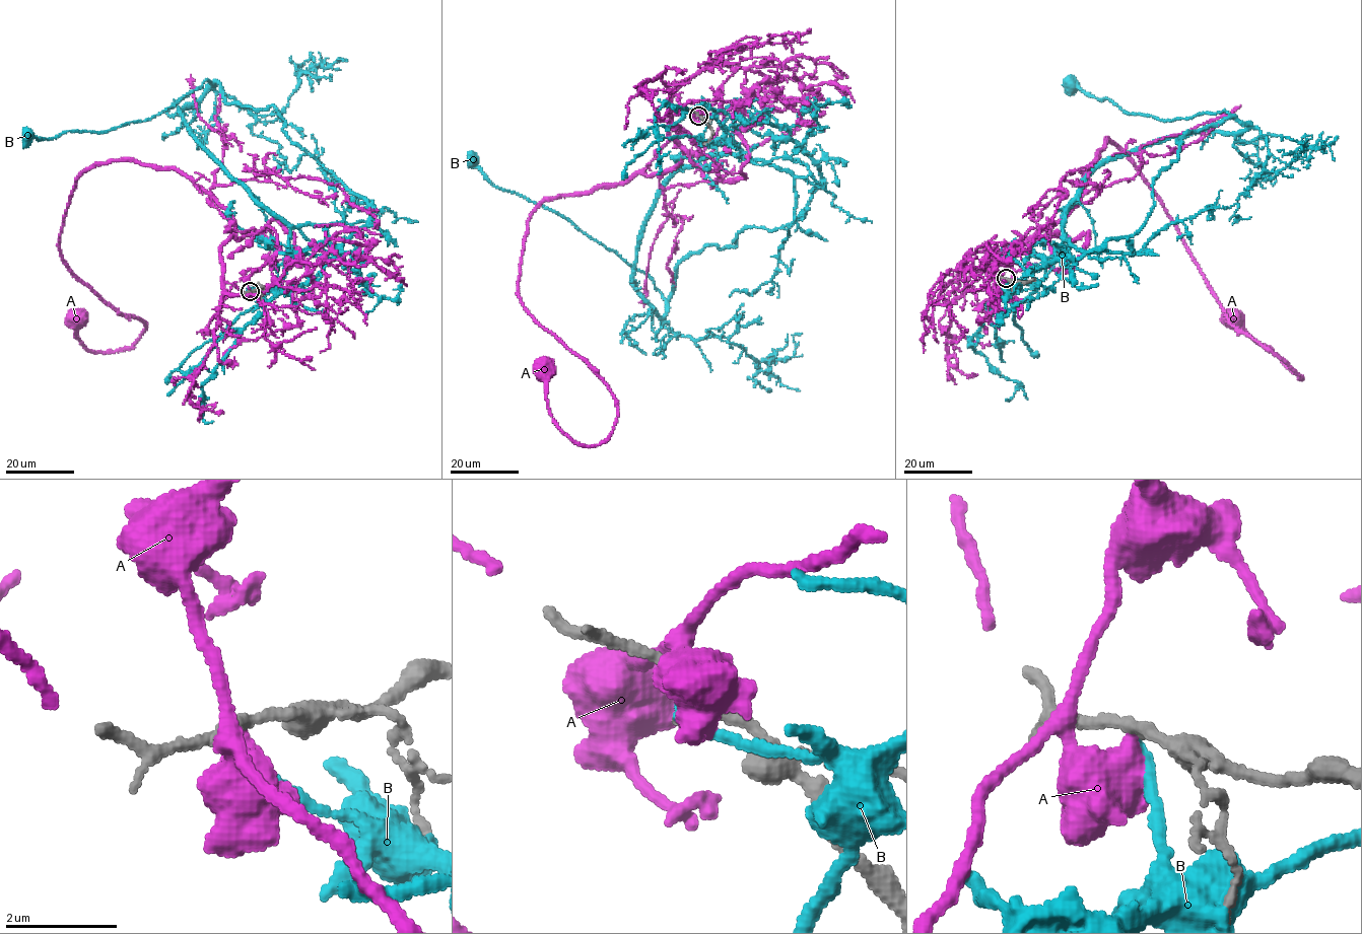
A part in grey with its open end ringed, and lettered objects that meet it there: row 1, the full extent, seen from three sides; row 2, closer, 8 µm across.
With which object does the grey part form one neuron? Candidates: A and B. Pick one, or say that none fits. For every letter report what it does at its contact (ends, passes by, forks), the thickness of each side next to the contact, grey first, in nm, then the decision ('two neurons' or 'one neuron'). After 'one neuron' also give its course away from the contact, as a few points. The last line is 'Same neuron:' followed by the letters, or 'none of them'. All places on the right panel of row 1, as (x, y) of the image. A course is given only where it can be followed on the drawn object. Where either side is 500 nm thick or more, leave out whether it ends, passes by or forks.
A: 200/550 nm | one neuron | via (1006, 278), (1014, 247), (1073, 268), (1088, 233), (1050, 228), (1105, 137), (1226, 317), (1301, 378), (1230, 319)
B: it ends | 200/160 nm | two neurons
Same neuron: A

